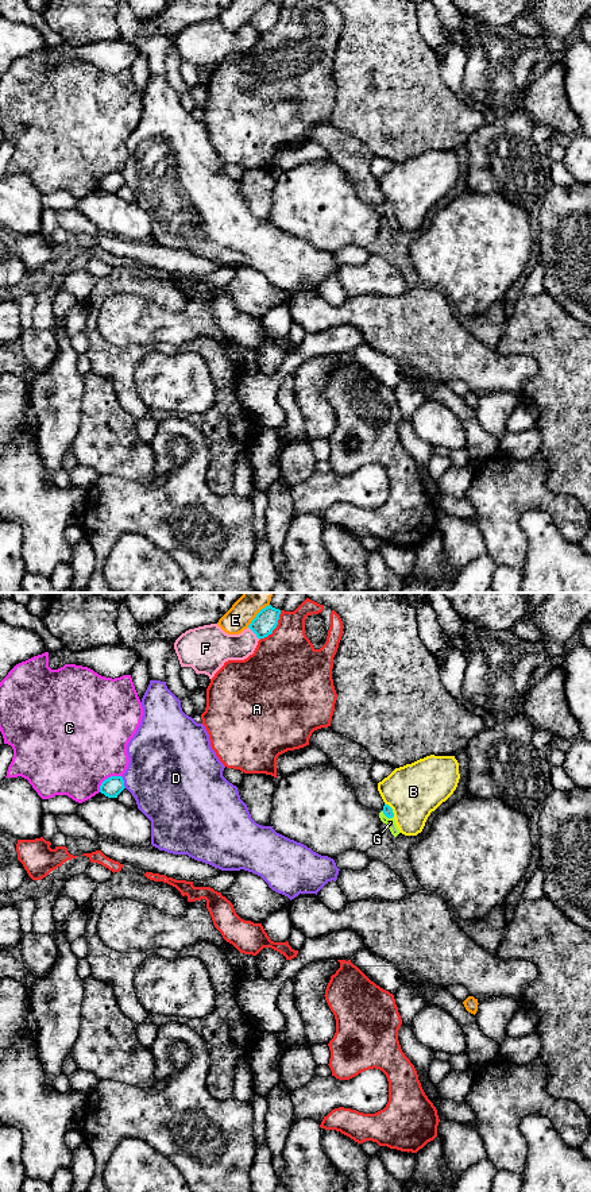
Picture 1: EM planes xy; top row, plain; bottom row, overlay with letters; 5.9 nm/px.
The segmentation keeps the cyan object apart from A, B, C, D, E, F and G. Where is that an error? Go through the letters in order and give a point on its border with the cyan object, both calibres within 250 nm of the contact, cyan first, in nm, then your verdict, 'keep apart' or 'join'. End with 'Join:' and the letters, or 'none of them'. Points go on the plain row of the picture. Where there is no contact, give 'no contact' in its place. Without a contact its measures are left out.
A: xy (275, 22) | 140/420 nm | keep apart
B: xy (391, 204) | 60/320 nm | keep apart
C: xy (108, 173) | 120/500 nm | keep apart
D: xy (123, 177) | 120/440 nm | keep apart
E: xy (257, 10) | 140/150 nm | keep apart
F: xy (254, 27) | 140/220 nm | keep apart
G: xy (387, 212) | 60/60 nm | join
Join: G

